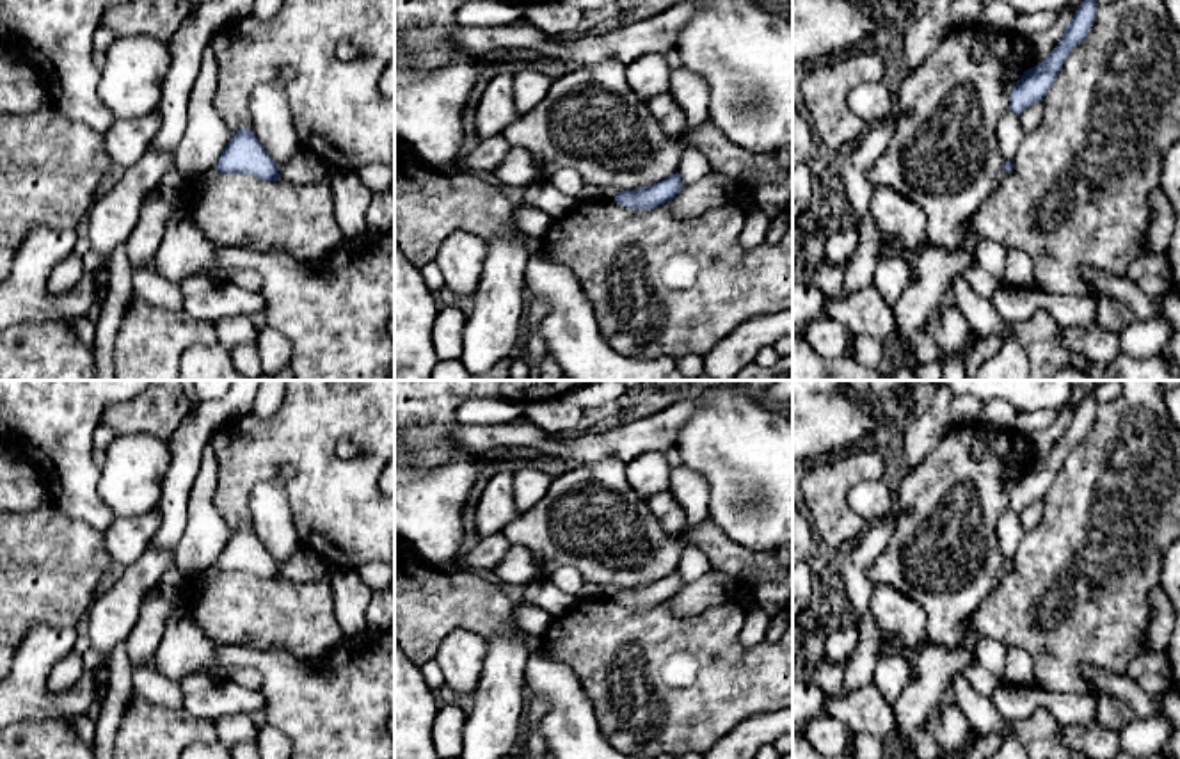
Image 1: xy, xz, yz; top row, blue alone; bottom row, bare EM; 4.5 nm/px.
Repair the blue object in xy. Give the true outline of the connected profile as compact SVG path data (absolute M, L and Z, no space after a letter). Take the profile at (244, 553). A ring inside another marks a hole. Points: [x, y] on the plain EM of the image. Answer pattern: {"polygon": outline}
{"polygon": "M240 526L227 540L215 567L220 572L247 572L265 579L281 578L279 563L249 526Z"}

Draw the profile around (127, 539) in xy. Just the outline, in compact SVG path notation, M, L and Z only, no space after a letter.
M158 508L133 517L116 517L116 521L103 530L110 560L126 567L135 563L153 544L162 524L163 517Z

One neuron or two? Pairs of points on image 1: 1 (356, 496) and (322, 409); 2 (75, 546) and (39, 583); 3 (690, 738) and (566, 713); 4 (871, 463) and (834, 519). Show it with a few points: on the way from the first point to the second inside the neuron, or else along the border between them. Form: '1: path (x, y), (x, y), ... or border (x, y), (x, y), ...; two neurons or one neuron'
1: path (334, 475), (322, 463), (322, 431); one neuron
2: path (66, 555), (47, 575); one neuron
3: border (580, 679), (597, 727), (608, 740); two neurons
4: path (855, 470), (834, 491), (834, 503); one neuron

